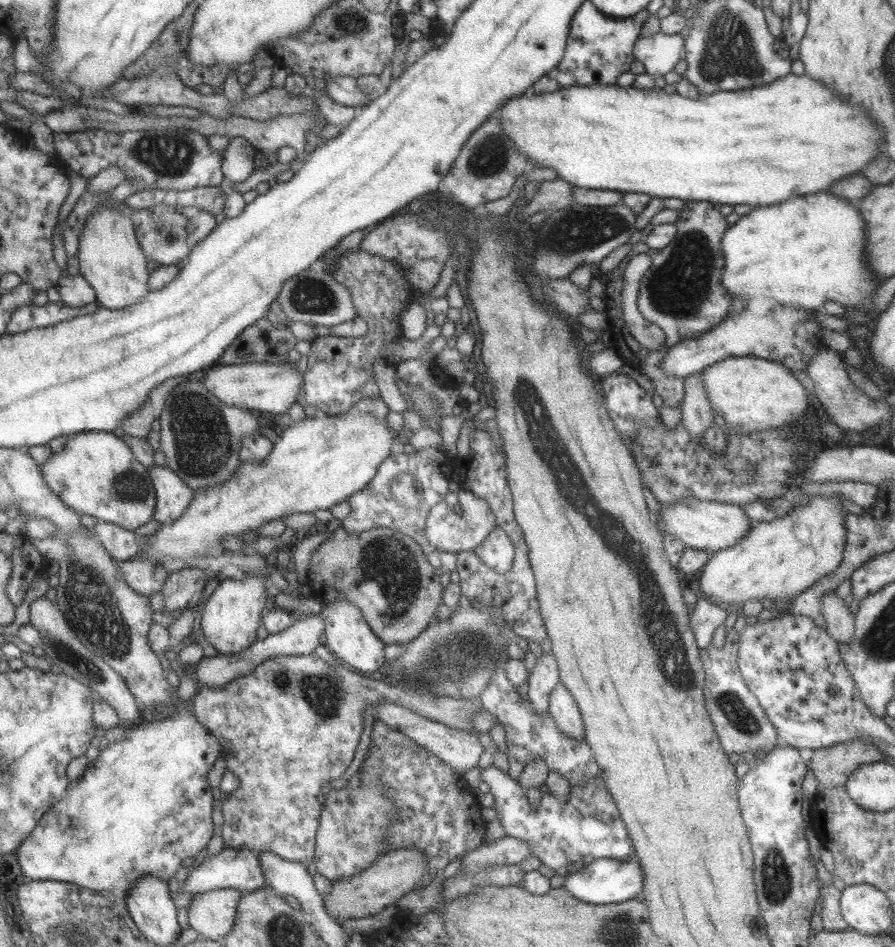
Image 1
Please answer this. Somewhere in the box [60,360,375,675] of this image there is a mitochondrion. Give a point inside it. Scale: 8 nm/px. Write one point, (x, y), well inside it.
(90, 603)

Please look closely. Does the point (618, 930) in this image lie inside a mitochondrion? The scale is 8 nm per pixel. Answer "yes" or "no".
yes

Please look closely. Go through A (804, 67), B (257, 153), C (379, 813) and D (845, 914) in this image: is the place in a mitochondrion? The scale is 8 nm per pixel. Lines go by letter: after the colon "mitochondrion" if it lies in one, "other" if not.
A: other
B: other
C: mitochondrion
D: other

